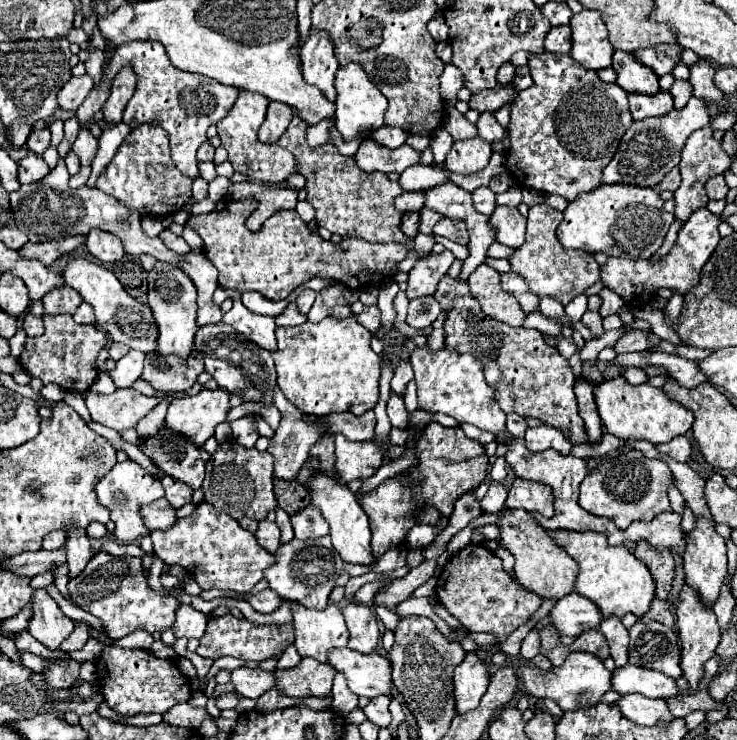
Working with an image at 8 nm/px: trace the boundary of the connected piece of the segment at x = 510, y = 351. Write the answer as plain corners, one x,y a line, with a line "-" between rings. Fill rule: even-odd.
445,273
433,295
445,311
445,345
457,353
473,355
485,371
487,383
495,389
495,399
505,413
519,413
521,417
537,417
547,425
567,429
571,443
585,441
585,429
577,411
575,377
567,359
551,349
537,329
509,327
493,321
483,313
479,301
471,295
469,283

